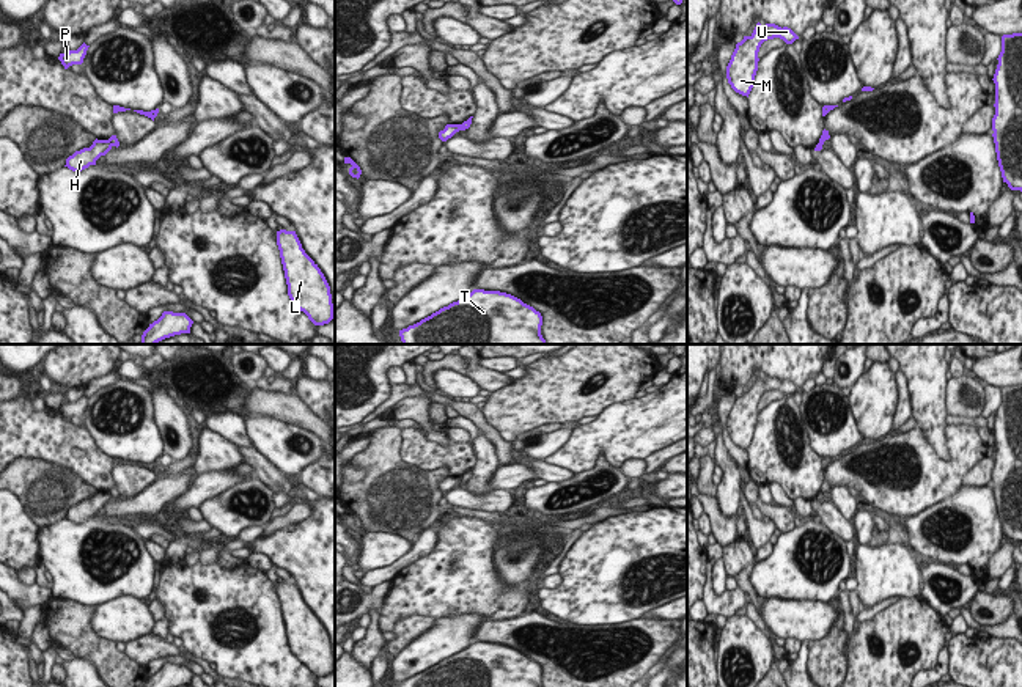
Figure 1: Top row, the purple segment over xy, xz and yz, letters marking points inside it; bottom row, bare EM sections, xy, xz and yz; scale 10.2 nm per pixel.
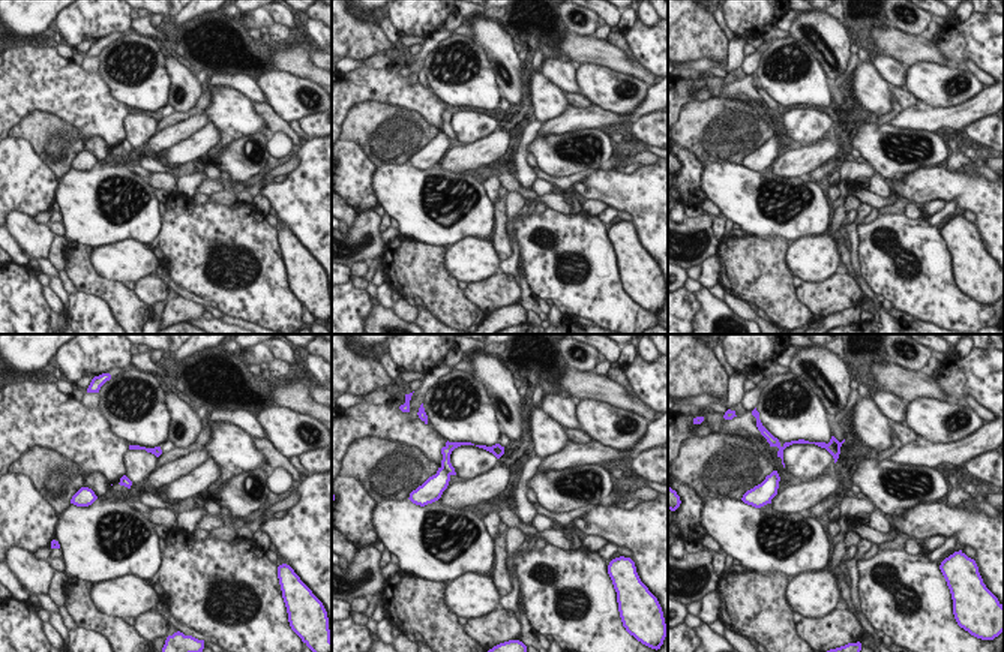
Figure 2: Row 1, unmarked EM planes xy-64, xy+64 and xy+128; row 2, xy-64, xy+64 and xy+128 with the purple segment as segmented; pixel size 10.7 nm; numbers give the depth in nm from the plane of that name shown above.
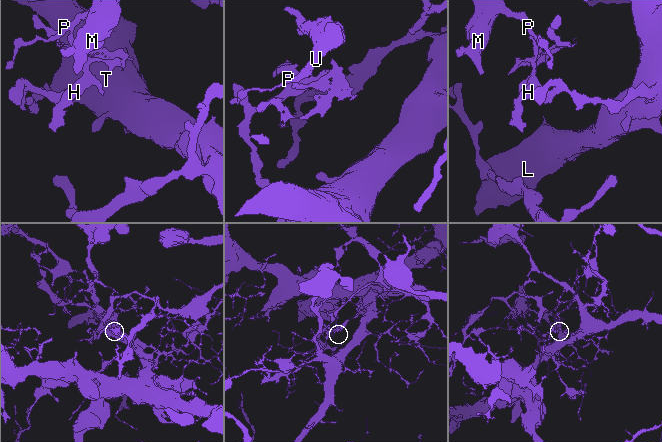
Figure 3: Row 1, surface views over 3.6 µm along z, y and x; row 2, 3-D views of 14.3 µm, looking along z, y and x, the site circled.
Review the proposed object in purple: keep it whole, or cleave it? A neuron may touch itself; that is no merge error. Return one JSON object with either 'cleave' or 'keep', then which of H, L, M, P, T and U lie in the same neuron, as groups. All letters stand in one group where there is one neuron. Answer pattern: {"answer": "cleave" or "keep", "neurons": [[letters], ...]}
{"answer": "cleave", "neurons": [["H", "L", "T"], ["M", "P", "U"]]}

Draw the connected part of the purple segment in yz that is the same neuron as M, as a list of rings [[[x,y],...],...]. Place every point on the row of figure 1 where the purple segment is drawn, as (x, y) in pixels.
[[[758,22],[753,33],[750,36],[744,36],[744,39],[736,44],[726,66],[728,83],[736,93],[748,97],[758,71],[759,47],[764,41],[774,38],[783,39],[786,44],[792,44],[799,39],[799,36],[788,27],[781,28],[775,24],[761,25]]]

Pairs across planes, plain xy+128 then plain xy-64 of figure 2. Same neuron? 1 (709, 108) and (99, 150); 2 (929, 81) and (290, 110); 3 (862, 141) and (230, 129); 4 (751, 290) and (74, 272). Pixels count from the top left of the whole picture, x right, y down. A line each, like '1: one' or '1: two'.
1: one
2: one
3: two
4: one

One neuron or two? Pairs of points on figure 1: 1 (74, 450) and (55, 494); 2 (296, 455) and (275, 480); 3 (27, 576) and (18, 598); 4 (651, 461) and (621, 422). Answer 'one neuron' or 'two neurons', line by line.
1: two neurons
2: two neurons
3: two neurons
4: two neurons

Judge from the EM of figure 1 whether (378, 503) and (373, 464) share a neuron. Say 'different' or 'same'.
same

